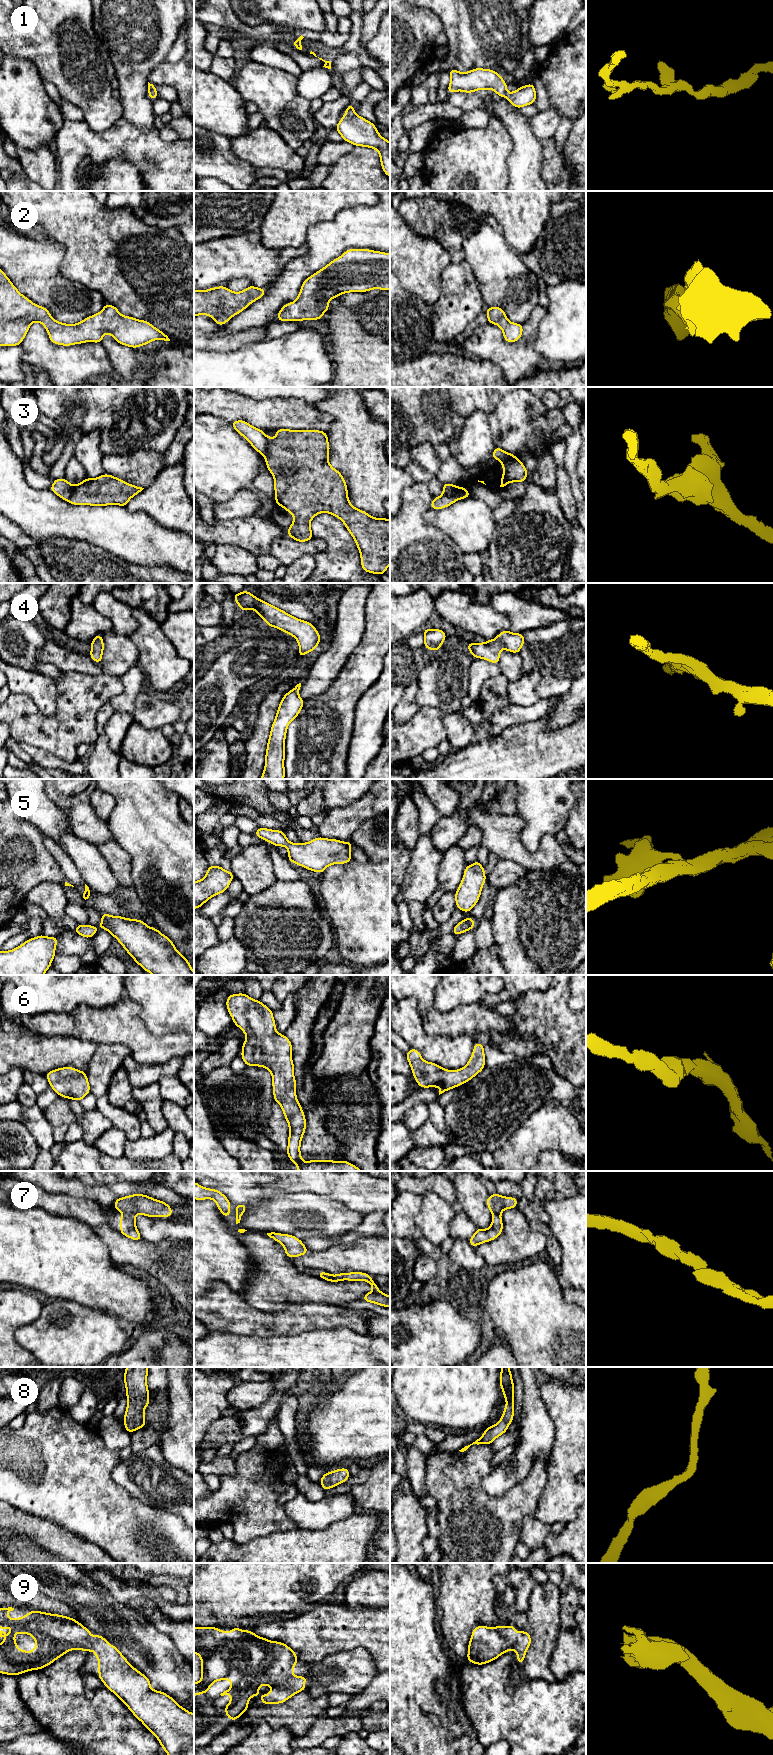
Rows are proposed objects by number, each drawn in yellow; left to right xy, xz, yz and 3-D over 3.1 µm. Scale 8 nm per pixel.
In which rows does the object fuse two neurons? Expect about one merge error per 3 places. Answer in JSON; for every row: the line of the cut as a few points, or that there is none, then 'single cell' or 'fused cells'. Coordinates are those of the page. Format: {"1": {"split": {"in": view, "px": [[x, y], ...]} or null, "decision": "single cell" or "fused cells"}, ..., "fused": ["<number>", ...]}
{"1": {"split": null, "decision": "single cell"}, "2": {"split": null, "decision": "single cell"}, "3": {"split": {"in": "xz", "px": [[266, 435], [266, 451], [263, 454]]}, "decision": "fused cells"}, "4": {"split": null, "decision": "single cell"}, "5": {"split": null, "decision": "single cell"}, "6": {"split": null, "decision": "single cell"}, "7": {"split": null, "decision": "single cell"}, "8": {"split": null, "decision": "single cell"}, "9": {"split": null, "decision": "single cell"}, "fused": ["3"]}

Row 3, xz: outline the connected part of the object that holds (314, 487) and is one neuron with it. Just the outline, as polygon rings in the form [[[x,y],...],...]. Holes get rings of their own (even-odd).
[[[274,430],[276,438],[267,438],[267,449],[264,454],[265,463],[274,477],[275,503],[294,516],[287,534],[297,542],[307,542],[313,539],[310,527],[311,520],[318,514],[327,512],[339,518],[352,535],[361,557],[361,567],[365,572],[382,575],[390,565],[390,520],[374,518],[367,512],[355,508],[349,501],[348,489],[340,471],[334,469],[329,461],[330,446],[327,432],[321,430]]]

